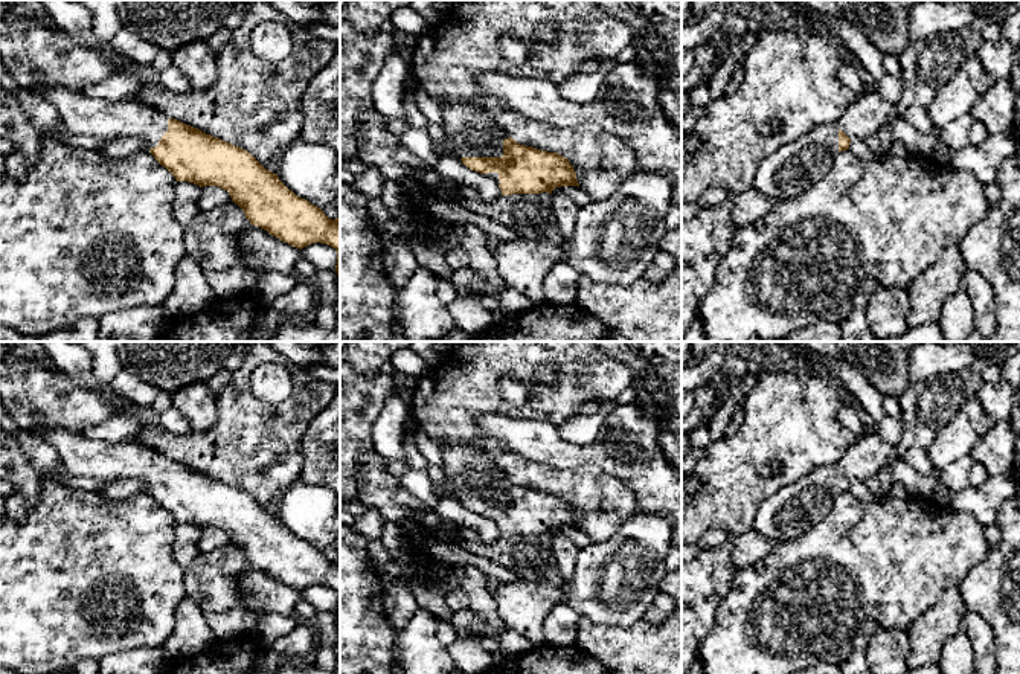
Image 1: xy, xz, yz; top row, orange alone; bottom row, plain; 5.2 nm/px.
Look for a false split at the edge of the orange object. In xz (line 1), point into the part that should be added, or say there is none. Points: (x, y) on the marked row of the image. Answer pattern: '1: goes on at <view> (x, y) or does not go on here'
1: goes on at xz (468, 127)

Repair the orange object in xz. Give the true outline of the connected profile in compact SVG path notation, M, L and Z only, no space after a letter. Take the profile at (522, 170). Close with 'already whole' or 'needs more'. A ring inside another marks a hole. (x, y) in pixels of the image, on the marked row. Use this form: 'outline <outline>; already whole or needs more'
outline M444 102L442 130L462 163L491 177L500 195L579 188L569 159L517 143L480 102Z; needs more

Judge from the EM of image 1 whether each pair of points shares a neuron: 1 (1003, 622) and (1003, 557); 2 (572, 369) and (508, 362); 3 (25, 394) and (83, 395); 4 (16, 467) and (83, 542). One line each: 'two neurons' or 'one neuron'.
1: one neuron
2: one neuron
3: one neuron
4: two neurons

